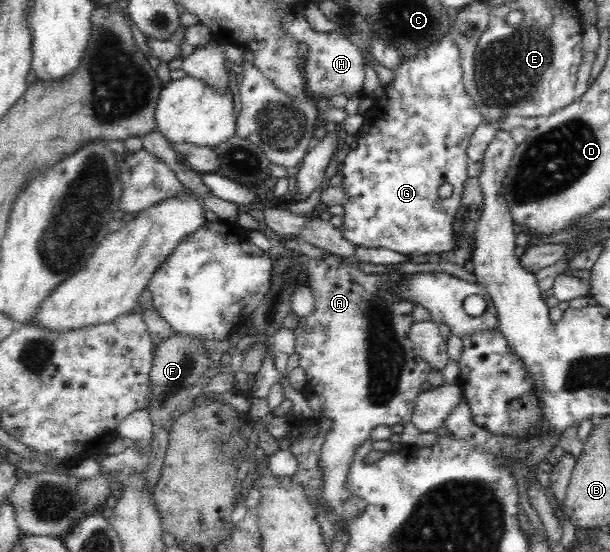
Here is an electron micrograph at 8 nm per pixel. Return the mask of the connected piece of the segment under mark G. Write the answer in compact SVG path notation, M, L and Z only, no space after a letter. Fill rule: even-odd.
M443 36L441 40L433 42L425 51L419 52L417 55L411 55L401 62L401 66L394 71L394 78L389 84L382 88L382 95L375 103L375 107L367 111L364 116L365 122L361 129L356 133L357 146L352 151L347 150L346 157L342 157L339 173L342 174L342 188L345 189L346 199L342 202L345 213L343 214L344 223L341 228L343 236L355 246L363 246L365 248L385 248L399 254L414 257L416 255L429 255L432 253L439 256L452 253L457 249L455 237L455 216L460 205L461 193L463 193L464 180L468 177L468 155L466 150L468 142L474 130L485 121L482 120L482 114L476 108L474 101L467 94L464 82L462 81L462 68L460 65L460 52L452 36ZM443 184L449 184L452 188L451 195L447 198L439 196L439 188Z

